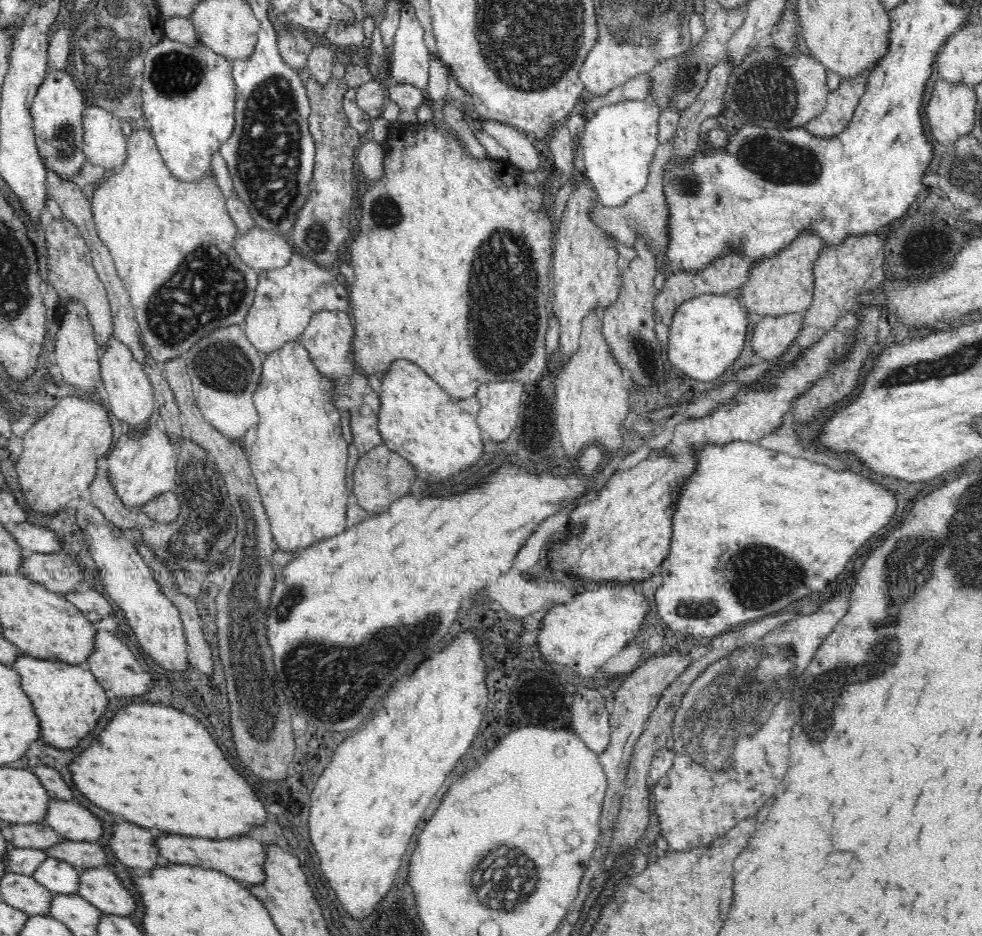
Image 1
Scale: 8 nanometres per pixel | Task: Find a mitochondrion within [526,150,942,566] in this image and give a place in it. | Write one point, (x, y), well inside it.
(688, 185)

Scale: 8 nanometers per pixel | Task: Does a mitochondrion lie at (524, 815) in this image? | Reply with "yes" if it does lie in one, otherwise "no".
no

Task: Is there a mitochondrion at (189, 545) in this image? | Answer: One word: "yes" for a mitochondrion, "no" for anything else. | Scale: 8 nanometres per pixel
yes

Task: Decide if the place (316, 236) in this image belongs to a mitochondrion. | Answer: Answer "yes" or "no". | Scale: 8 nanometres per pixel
yes

